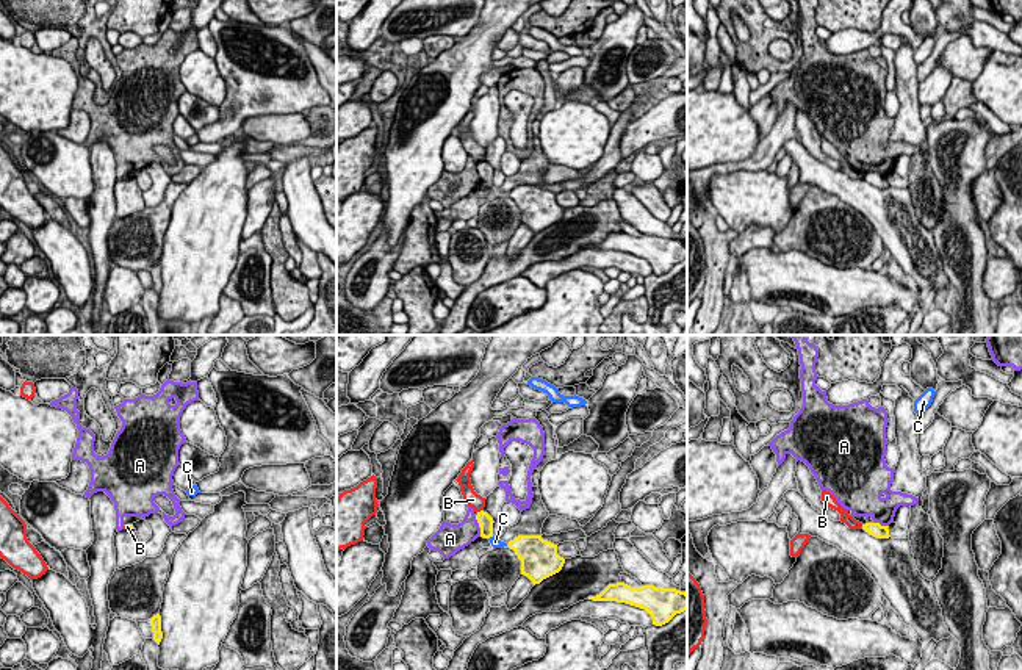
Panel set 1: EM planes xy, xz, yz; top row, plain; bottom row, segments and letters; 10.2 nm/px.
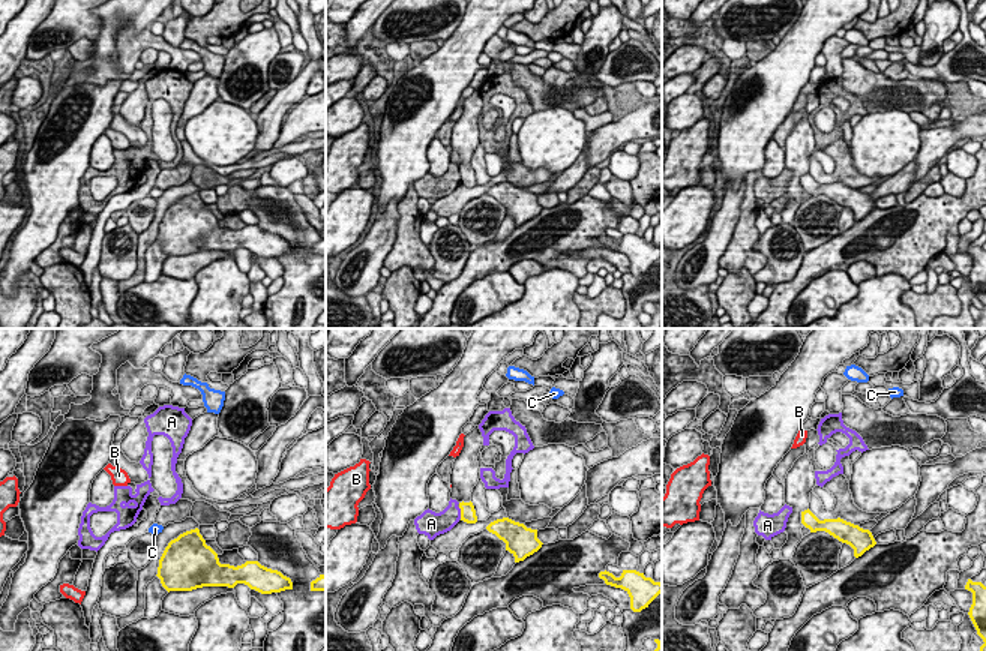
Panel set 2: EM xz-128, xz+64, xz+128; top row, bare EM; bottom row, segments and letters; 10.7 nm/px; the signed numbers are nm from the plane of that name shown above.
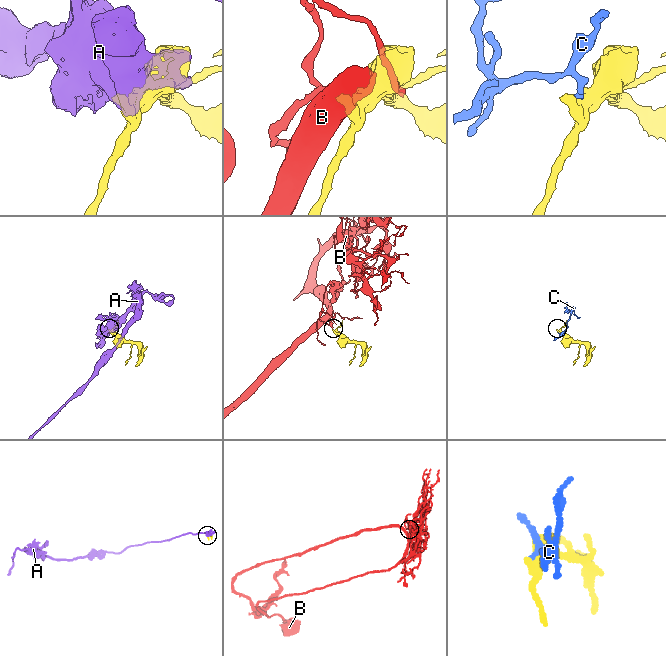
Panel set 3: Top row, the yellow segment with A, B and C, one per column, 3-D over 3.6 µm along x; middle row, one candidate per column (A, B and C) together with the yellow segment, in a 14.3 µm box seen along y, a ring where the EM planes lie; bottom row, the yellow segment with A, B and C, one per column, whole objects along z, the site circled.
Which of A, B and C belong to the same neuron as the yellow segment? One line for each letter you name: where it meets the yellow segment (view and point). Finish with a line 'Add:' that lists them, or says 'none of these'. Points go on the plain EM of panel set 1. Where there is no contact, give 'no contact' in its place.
Add: none of these

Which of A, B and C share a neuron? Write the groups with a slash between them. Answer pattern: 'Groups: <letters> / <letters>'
Groups: A / B / C

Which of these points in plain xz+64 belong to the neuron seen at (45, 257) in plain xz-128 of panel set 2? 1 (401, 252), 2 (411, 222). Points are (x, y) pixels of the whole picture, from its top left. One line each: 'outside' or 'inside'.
1: inside
2: inside

